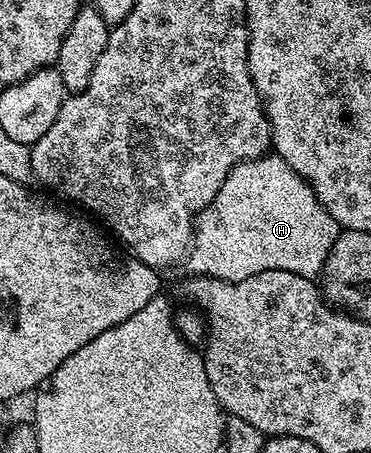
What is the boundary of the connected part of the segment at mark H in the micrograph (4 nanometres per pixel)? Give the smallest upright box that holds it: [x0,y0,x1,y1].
[190,152,341,282]

